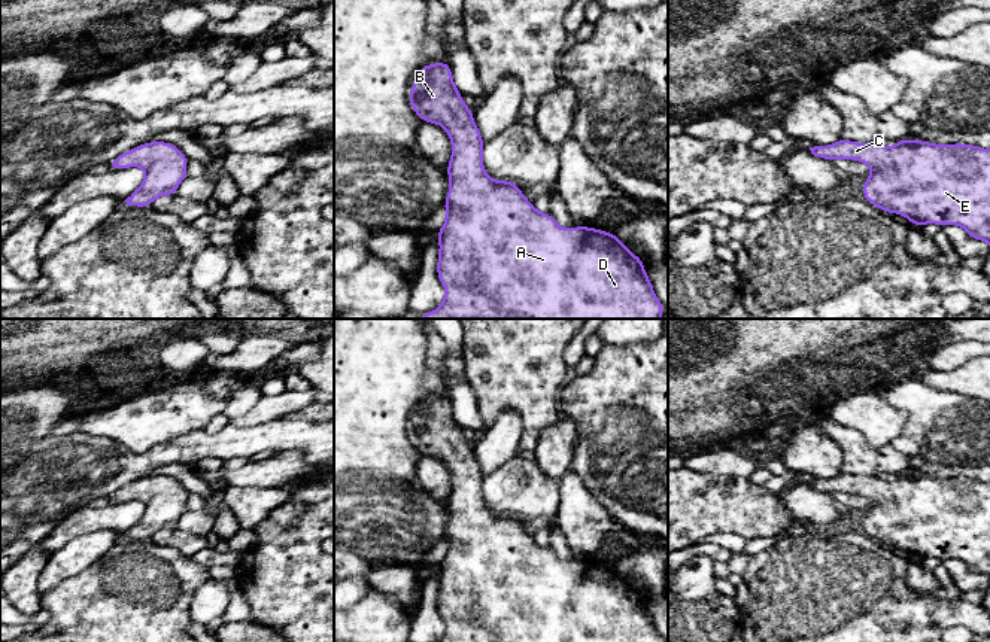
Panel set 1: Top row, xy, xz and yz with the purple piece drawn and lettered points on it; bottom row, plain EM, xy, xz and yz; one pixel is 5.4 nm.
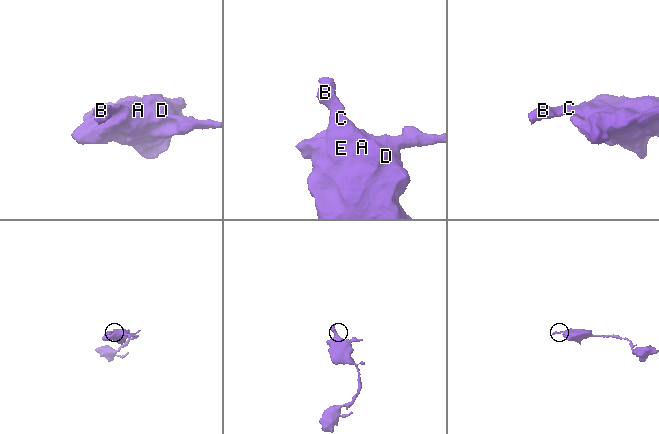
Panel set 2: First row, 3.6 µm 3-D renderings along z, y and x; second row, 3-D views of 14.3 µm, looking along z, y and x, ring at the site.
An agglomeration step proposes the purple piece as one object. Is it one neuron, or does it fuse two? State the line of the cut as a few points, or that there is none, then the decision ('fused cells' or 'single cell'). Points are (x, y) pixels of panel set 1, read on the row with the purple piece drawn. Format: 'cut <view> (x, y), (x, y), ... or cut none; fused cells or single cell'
cut none; single cell

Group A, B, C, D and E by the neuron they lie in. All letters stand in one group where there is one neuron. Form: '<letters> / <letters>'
A B C D E

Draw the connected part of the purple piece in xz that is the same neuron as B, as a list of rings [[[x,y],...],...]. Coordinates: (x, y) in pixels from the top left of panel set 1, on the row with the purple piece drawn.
[[[449,61],[432,63],[423,66],[413,79],[412,94],[409,103],[413,112],[422,122],[432,122],[443,127],[452,143],[450,162],[446,167],[450,186],[444,200],[446,220],[437,231],[440,243],[437,277],[446,289],[443,302],[431,313],[417,314],[419,319],[660,319],[665,305],[658,299],[650,279],[644,270],[643,259],[626,249],[616,234],[605,232],[590,226],[574,226],[570,229],[562,228],[552,214],[538,212],[534,204],[526,200],[522,189],[514,182],[492,180],[483,167],[483,139],[473,119],[473,110],[462,101],[462,94],[453,83],[452,69]]]

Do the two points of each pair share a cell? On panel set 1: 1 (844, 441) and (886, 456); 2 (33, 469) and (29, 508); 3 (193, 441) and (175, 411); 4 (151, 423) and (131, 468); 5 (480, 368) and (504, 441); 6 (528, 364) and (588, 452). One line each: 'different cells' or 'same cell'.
1: same cell
2: same cell
3: different cells
4: different cells
5: different cells
6: different cells

